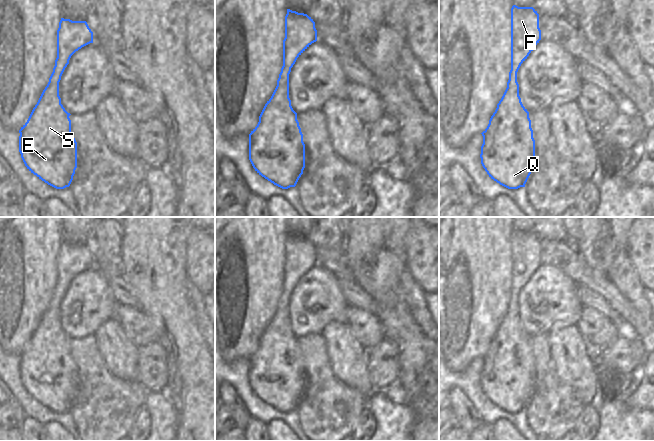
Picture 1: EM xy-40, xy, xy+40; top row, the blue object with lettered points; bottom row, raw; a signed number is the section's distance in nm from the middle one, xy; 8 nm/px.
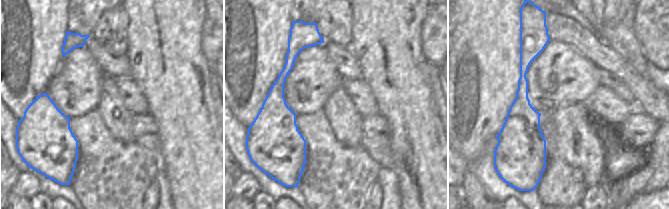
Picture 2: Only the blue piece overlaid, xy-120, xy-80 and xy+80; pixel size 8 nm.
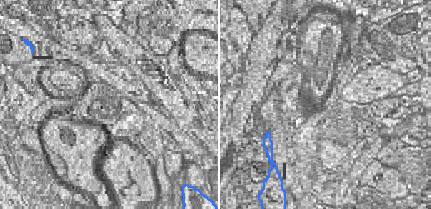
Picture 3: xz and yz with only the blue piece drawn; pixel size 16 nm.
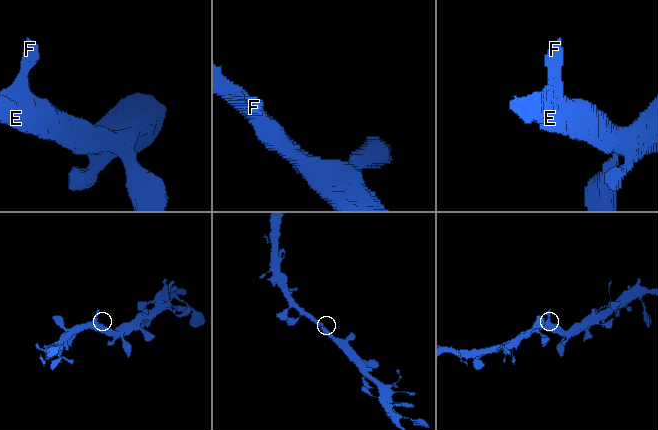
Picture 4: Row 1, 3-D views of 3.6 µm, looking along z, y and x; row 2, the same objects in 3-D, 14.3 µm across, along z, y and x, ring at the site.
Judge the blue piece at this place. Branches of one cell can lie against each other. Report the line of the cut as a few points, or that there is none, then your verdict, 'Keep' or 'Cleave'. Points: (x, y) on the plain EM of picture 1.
No split. Keep

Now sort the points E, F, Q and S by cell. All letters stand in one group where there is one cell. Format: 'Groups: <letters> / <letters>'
Groups: E F Q S

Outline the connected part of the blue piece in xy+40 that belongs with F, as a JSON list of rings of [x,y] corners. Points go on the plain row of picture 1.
[[[533,231],[511,232],[511,294],[507,312],[489,344],[487,352],[481,357],[481,388],[489,401],[508,413],[525,411],[535,388],[535,364],[531,352],[529,336],[519,320],[517,296],[535,270],[541,264],[539,238]]]

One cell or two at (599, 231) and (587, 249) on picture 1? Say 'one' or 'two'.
one

